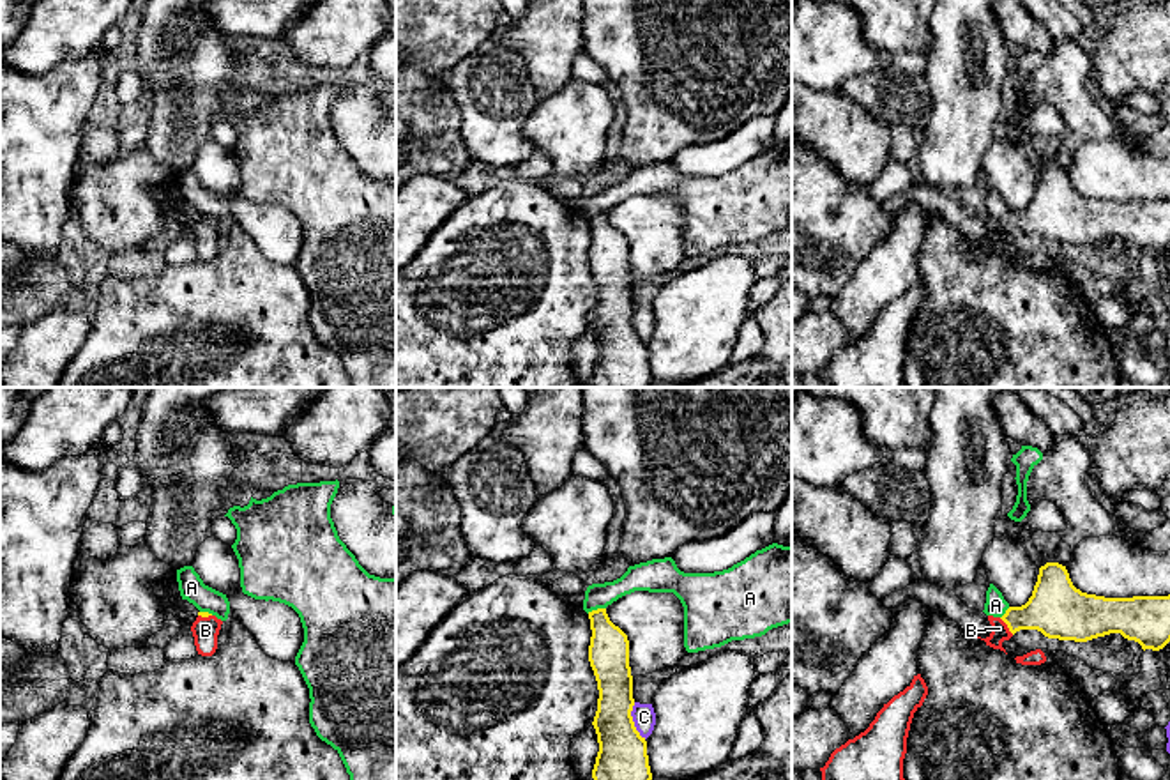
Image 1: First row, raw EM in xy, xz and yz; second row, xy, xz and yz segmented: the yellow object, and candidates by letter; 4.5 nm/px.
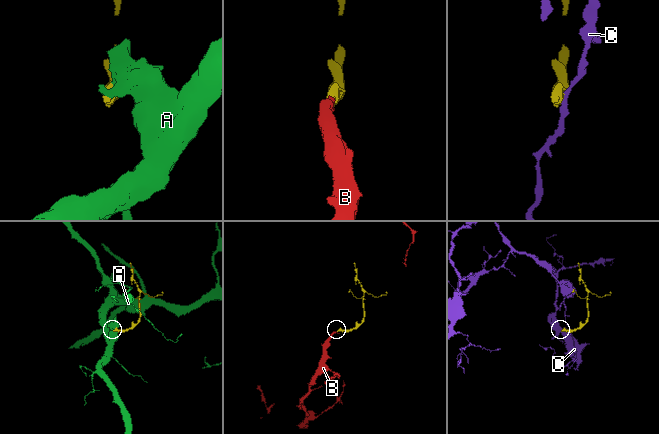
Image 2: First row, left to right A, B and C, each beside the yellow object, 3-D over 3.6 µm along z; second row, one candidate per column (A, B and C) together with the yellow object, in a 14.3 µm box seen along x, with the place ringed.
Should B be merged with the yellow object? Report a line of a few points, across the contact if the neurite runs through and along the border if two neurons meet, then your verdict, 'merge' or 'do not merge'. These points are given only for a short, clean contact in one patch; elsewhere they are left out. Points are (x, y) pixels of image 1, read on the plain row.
line yz (1057, 213), (1017, 221), (1008, 230), (999, 232); merge

